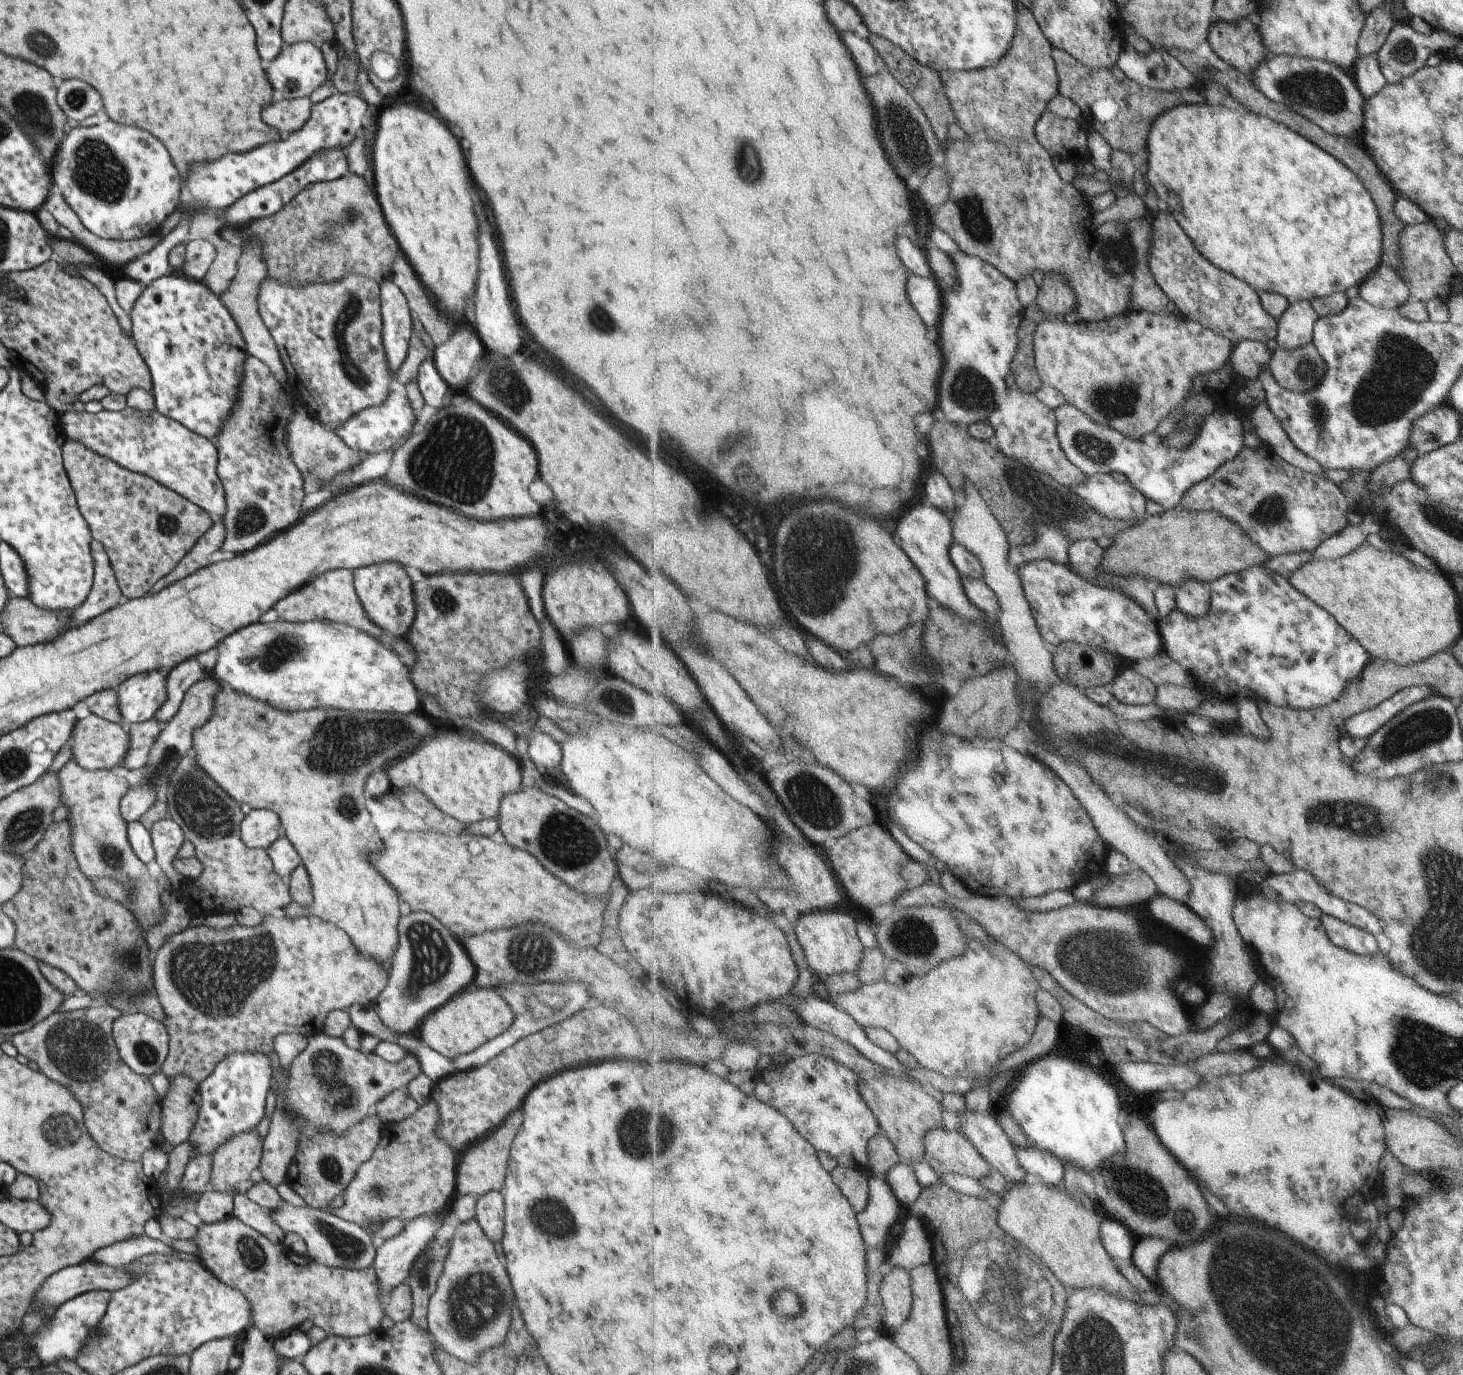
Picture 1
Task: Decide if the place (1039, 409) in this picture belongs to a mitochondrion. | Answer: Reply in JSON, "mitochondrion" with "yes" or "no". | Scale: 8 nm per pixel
{"mitochondrion":"no"}

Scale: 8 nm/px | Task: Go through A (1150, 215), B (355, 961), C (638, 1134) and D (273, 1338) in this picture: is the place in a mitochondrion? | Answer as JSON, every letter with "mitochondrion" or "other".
{"A":"other","B":"other","C":"mitochondrion","D":"other"}

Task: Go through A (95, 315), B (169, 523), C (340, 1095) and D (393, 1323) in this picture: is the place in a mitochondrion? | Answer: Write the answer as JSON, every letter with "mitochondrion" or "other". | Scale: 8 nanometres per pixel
{"A":"other","B":"mitochondrion","C":"mitochondrion","D":"other"}

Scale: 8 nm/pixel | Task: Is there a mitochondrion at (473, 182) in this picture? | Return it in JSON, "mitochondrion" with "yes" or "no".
{"mitochondrion":"no"}

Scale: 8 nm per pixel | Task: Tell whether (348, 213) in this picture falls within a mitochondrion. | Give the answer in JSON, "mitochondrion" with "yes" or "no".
{"mitochondrion":"yes"}

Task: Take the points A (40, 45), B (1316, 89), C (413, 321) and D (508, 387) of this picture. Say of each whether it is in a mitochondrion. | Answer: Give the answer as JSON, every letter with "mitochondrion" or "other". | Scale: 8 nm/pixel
{"A":"mitochondrion","B":"mitochondrion","C":"other","D":"mitochondrion"}

